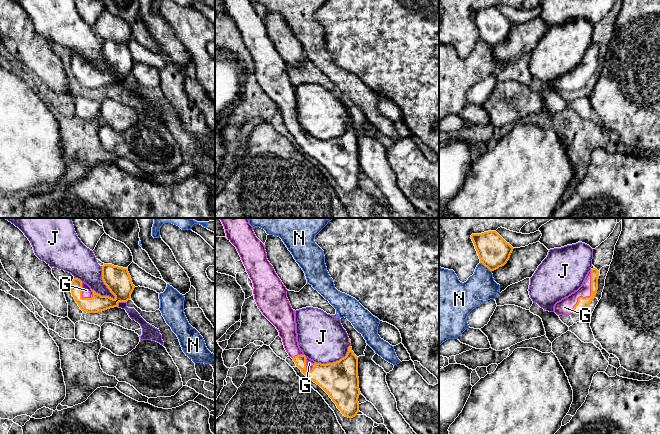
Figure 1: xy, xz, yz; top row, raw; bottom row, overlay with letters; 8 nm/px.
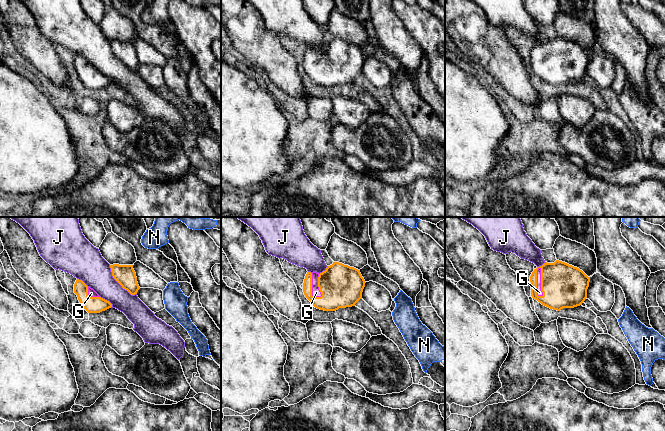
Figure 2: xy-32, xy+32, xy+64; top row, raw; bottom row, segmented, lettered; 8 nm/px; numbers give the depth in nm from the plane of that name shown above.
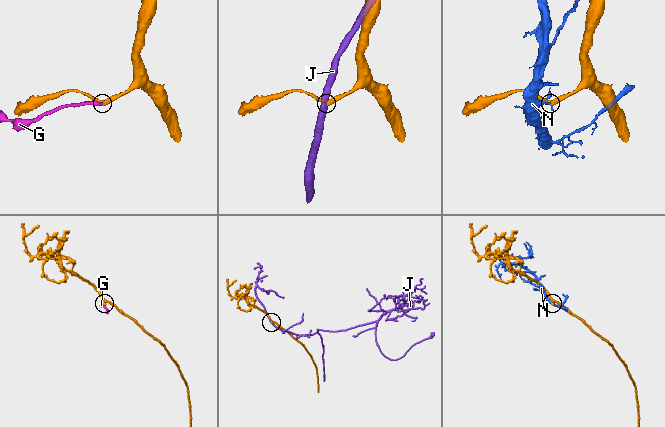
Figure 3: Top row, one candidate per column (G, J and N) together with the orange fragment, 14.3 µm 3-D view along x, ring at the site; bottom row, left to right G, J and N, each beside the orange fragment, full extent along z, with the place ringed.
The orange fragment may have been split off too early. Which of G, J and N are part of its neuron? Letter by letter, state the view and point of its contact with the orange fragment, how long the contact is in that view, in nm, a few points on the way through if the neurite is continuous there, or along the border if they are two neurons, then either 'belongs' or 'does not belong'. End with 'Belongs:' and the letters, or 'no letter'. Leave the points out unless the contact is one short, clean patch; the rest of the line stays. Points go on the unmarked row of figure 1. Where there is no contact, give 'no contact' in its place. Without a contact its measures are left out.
G: yz (590, 72) | 380 nm | belongs
J: xy (104, 59) | 300 nm | does not belong
N: yz (486, 42) | 120 nm | does not belong
Belongs: G

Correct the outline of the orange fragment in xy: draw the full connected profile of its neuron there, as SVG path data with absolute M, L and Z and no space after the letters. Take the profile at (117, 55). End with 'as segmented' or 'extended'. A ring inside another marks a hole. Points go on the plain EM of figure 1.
M104 40L102 42L102 56L110 68L115 72L101 72L78 54L71 60L71 69L83 88L98 89L110 84L118 83L119 78L127 78L135 64L127 44Z | extended

